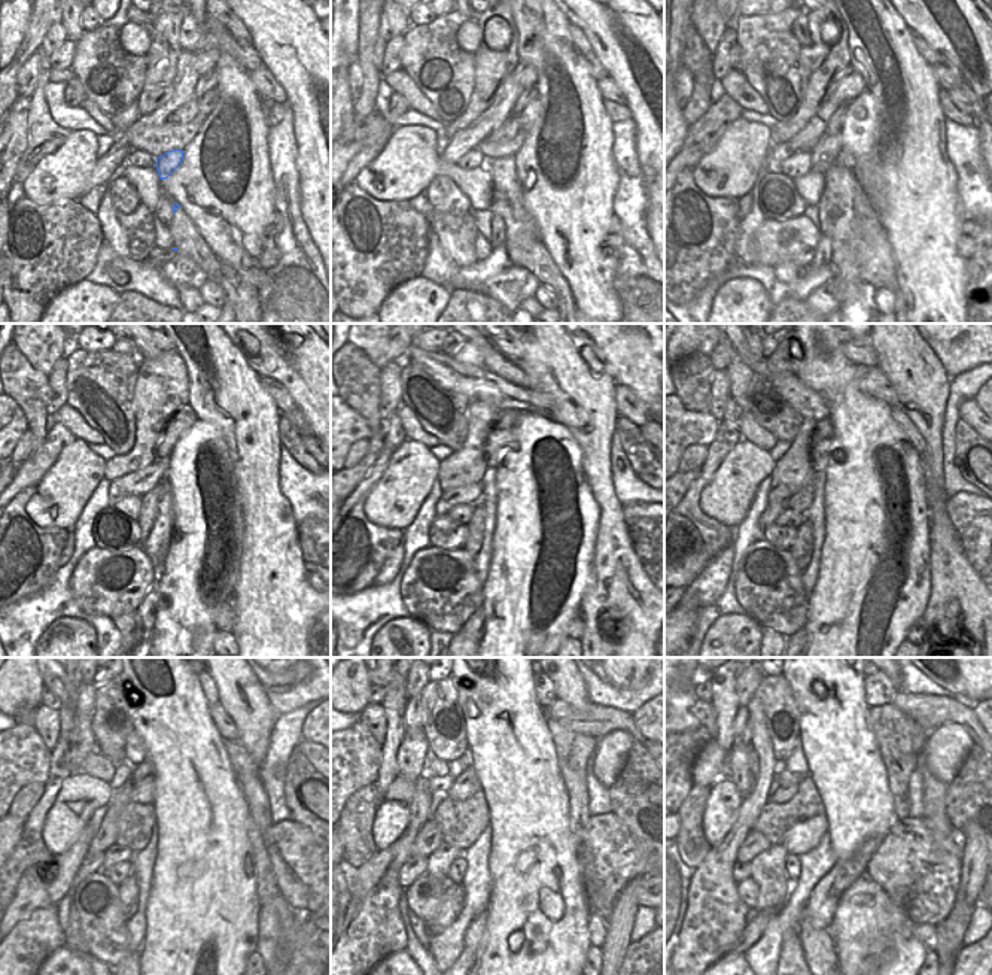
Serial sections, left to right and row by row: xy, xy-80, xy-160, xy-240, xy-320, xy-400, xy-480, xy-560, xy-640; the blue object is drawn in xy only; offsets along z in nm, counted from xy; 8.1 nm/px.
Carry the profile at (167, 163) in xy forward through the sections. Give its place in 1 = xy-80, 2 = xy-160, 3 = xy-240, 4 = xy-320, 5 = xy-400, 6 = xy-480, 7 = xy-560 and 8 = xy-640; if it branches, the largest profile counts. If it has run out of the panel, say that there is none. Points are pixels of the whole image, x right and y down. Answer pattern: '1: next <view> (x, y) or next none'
1: next xy-80 (507, 199)
2: next xy-160 (846, 218)
3: next xy-240 (224, 614)
4: next xy-320 (577, 625)
5: next xy-400 (918, 626)
6: next xy-480 (255, 960)
7: next xy-560 (595, 956)
8: next xy-640 (931, 960)

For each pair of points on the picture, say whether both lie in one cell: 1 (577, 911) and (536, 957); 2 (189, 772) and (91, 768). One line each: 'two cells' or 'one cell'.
1: one cell
2: two cells

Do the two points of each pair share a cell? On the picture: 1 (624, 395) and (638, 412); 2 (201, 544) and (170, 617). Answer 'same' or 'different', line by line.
1: same
2: same

